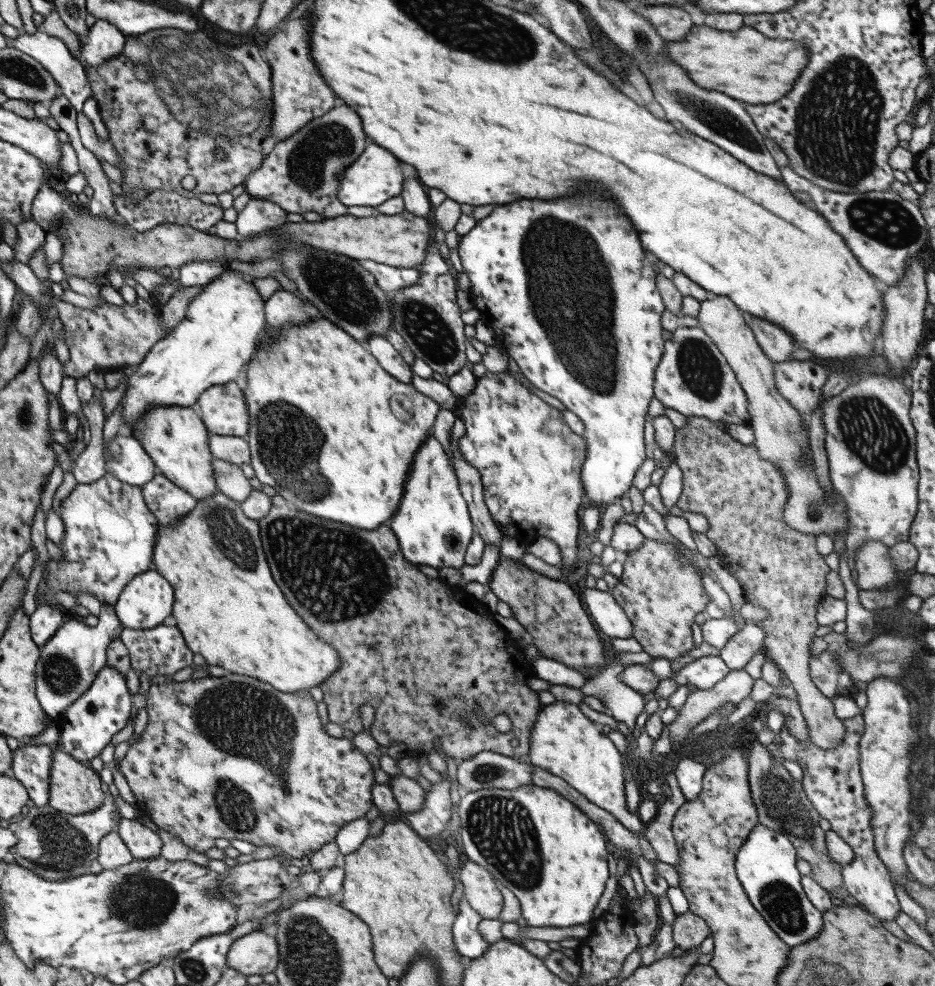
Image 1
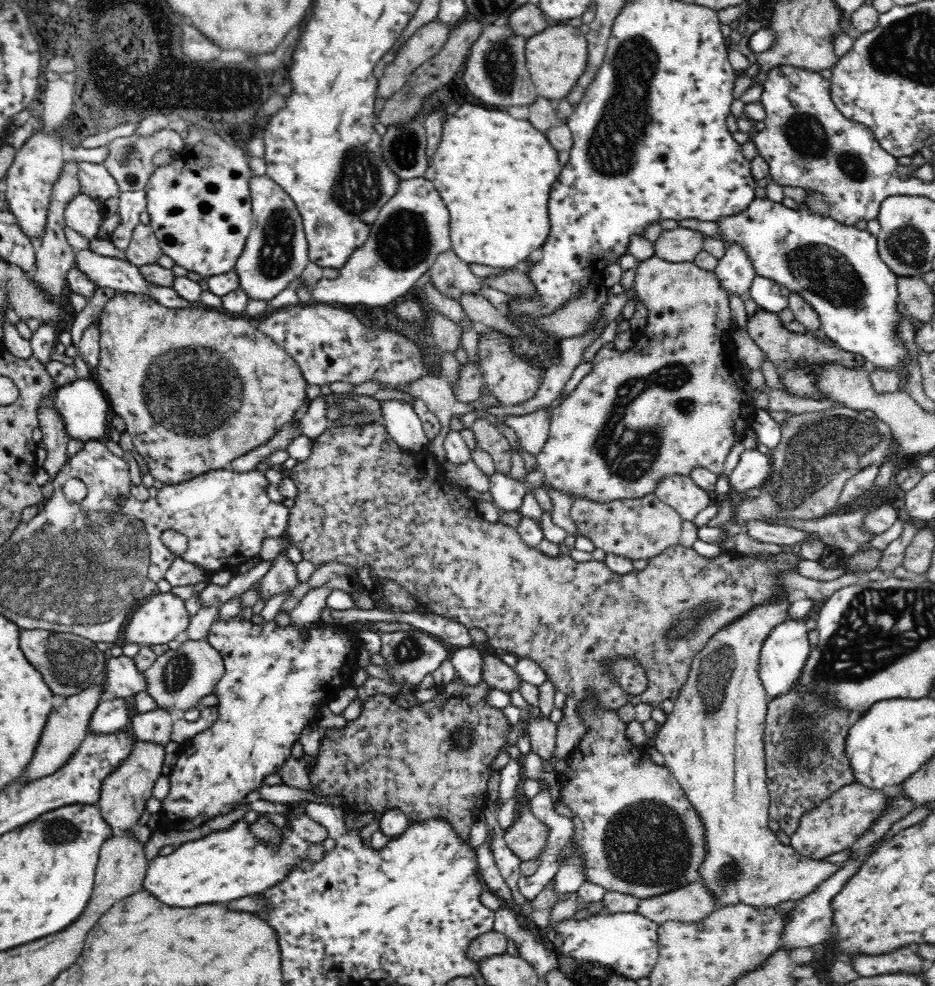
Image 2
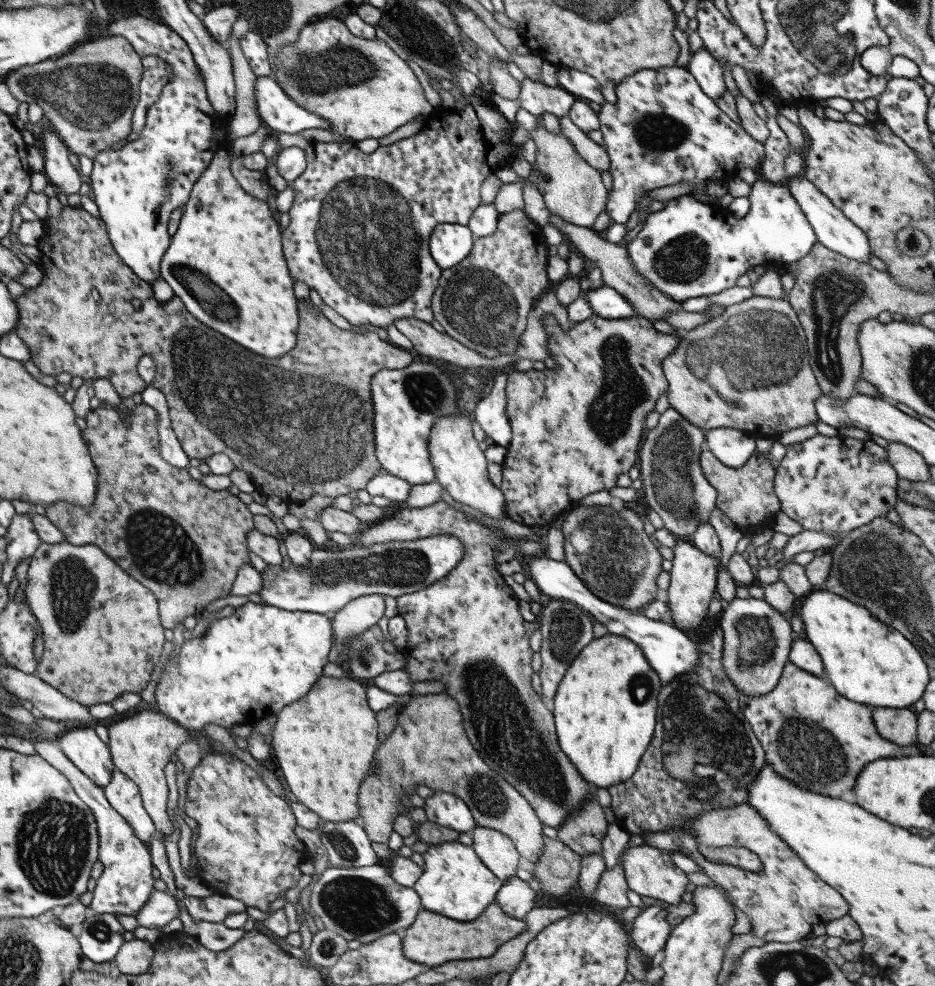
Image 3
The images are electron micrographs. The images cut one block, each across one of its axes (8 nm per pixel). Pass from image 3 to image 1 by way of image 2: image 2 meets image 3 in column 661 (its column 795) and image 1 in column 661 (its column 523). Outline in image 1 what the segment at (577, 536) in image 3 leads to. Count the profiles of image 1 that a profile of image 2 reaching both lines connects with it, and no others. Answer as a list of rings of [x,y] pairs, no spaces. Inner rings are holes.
[[[645,538],[637,550],[625,552],[625,560],[621,562],[623,574],[619,576],[617,586],[613,586],[613,590],[609,590],[609,594],[615,598],[615,602],[619,602],[625,608],[627,618],[631,618],[633,638],[643,646],[643,652],[647,652],[655,660],[667,658],[671,662],[693,648],[691,646],[693,618],[699,612],[705,614],[705,606],[711,602],[709,594],[703,588],[703,576],[701,576],[699,568],[693,566],[693,562],[689,562],[679,552],[677,546],[679,546],[679,542],[673,542],[673,540],[649,540],[649,538]]]

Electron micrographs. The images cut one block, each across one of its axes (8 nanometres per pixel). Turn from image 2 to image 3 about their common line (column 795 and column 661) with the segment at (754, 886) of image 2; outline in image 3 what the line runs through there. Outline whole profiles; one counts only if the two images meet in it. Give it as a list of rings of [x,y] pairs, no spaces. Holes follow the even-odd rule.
[[[635,840],[631,846],[627,846],[627,850],[623,852],[623,872],[625,872],[629,892],[637,892],[639,896],[649,896],[649,898],[655,898],[655,900],[663,900],[667,906],[669,904],[677,906],[679,902],[687,900],[685,886],[689,884],[689,878],[687,878],[689,874],[675,868],[671,856],[673,856],[671,852],[661,852],[653,846],[641,844],[639,840]]]

